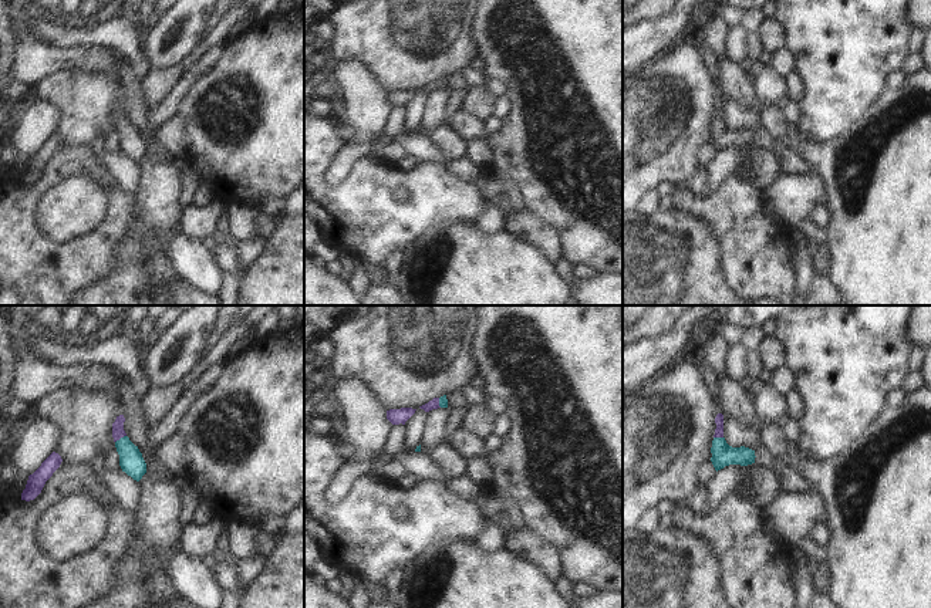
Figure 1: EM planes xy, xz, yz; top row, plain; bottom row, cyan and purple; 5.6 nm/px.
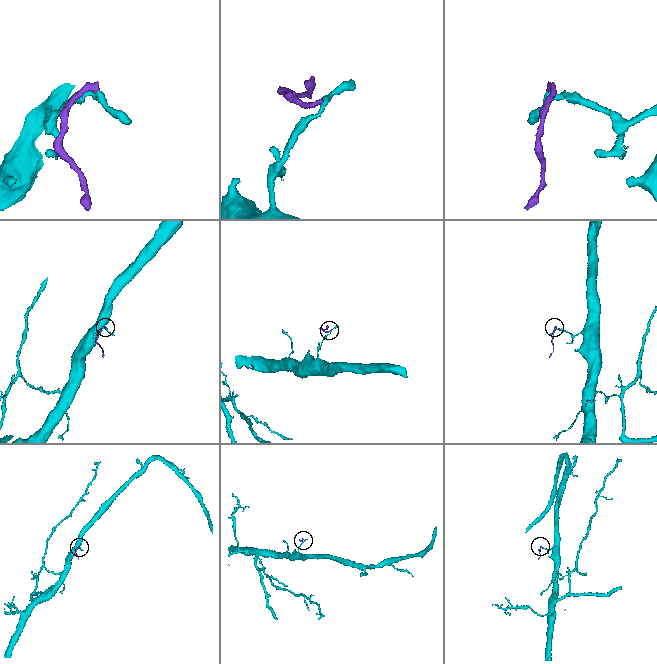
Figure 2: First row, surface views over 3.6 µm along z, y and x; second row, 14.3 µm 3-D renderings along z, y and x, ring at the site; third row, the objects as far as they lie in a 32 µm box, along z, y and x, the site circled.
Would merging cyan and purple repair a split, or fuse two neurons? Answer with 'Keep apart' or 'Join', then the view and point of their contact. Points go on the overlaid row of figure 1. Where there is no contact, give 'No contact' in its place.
Join. Touches cyan at xy (121, 438).

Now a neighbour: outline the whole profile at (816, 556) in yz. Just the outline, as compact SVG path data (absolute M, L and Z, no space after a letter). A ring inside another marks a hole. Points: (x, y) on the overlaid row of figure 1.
M809 536L797 543L797 547L806 557L806 565L812 575L813 590L829 595L832 571L829 568L827 547L819 545Z

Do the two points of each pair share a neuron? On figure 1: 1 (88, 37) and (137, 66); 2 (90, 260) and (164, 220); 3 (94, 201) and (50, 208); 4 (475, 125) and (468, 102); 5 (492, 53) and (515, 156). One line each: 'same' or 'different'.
1: same
2: different
3: same
4: different
5: same

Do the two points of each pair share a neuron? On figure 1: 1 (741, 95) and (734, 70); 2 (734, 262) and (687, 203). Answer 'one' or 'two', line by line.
1: one
2: one

